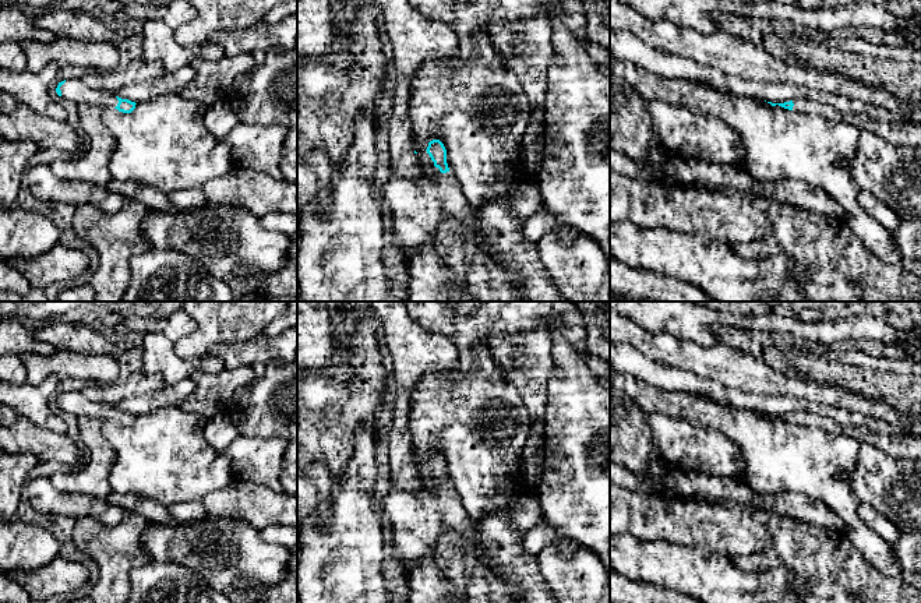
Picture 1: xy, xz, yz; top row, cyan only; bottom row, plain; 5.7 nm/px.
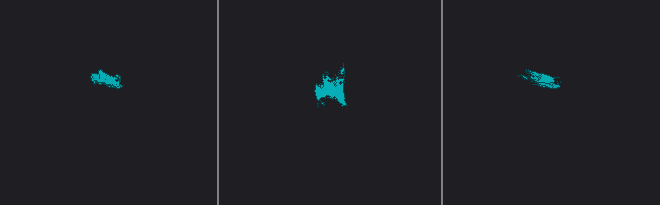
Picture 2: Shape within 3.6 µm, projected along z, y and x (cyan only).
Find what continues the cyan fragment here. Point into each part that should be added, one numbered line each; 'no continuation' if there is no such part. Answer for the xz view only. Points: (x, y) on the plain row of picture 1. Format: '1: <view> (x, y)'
1: xz (417, 518)

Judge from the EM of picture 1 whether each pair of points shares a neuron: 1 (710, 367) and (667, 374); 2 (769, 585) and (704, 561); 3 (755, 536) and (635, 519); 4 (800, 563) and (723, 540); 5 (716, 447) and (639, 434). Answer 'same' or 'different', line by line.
1: different
2: same
3: same
4: different
5: different

